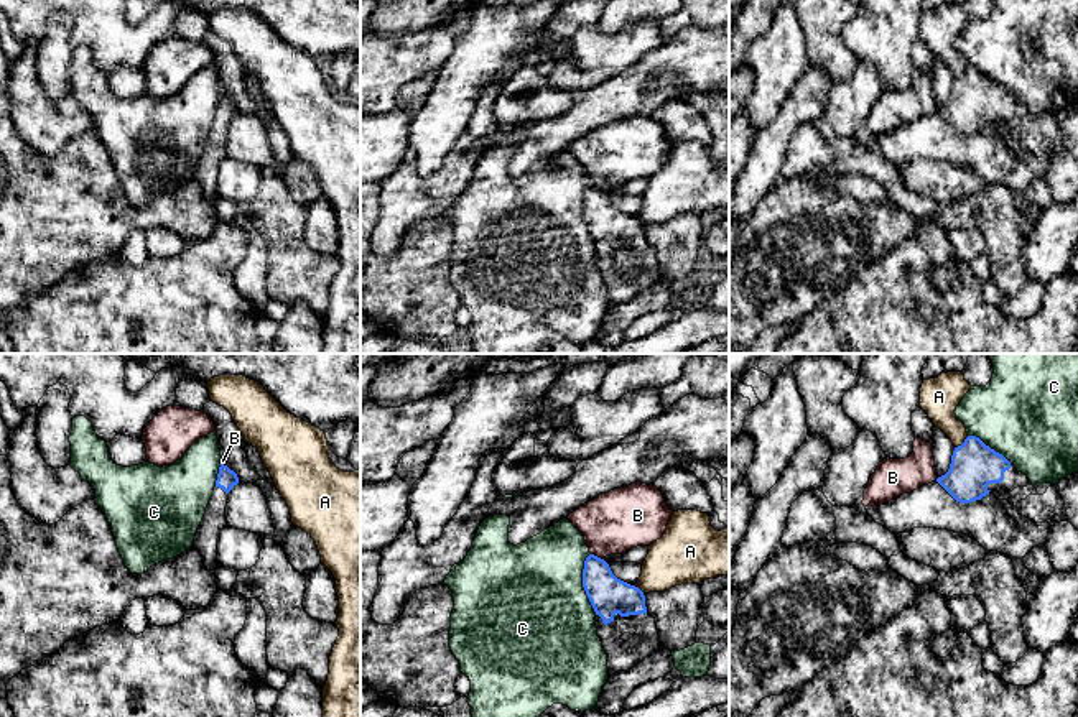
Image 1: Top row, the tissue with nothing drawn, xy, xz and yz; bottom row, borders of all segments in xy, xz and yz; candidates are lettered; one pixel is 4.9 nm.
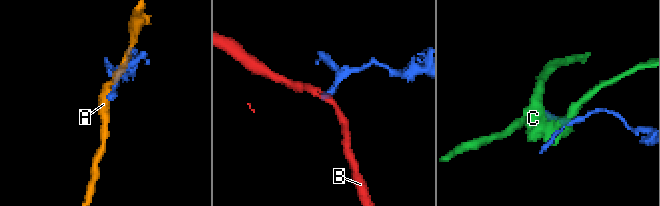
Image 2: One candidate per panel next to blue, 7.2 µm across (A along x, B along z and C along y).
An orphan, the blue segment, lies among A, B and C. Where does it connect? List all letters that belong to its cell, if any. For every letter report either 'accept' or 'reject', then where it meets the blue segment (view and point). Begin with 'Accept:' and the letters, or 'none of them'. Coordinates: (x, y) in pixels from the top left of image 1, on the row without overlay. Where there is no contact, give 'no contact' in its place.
Accept: none of them
A: reject | yz (963, 74)
B: reject | xz (596, 188)
C: reject | xz (583, 216)

